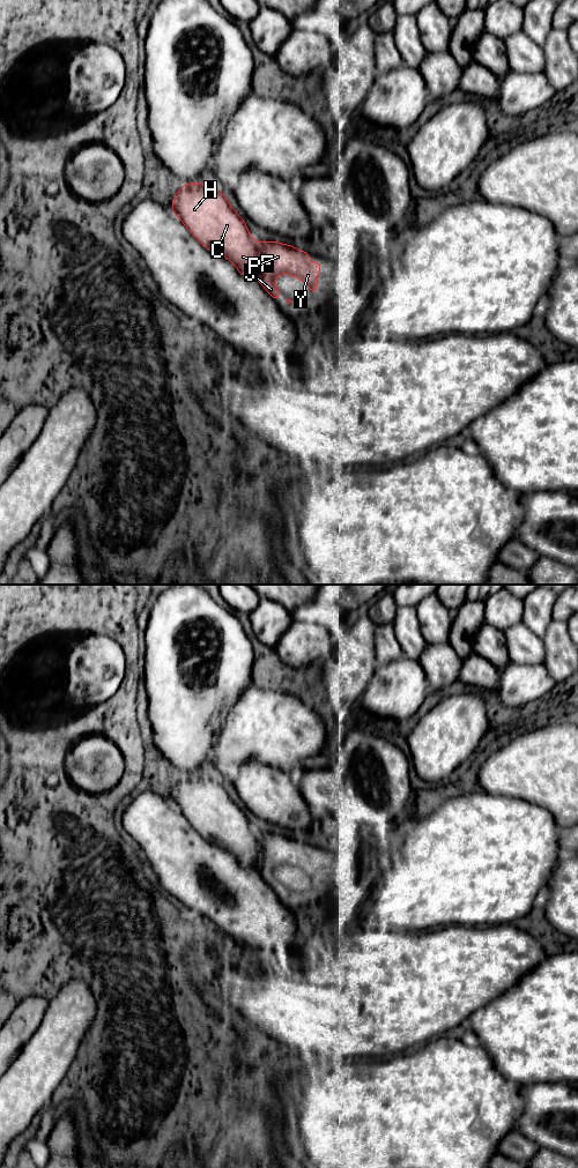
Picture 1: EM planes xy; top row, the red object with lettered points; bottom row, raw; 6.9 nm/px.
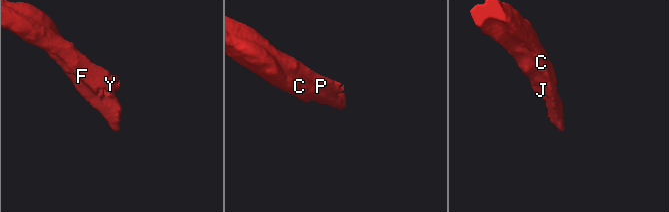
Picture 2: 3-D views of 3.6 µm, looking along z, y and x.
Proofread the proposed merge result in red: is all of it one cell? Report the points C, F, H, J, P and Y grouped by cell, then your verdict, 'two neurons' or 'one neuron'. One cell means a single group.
C F H J P Y | one neuron

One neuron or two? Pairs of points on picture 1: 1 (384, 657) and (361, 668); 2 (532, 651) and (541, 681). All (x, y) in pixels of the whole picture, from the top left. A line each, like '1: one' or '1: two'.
1: two
2: two

